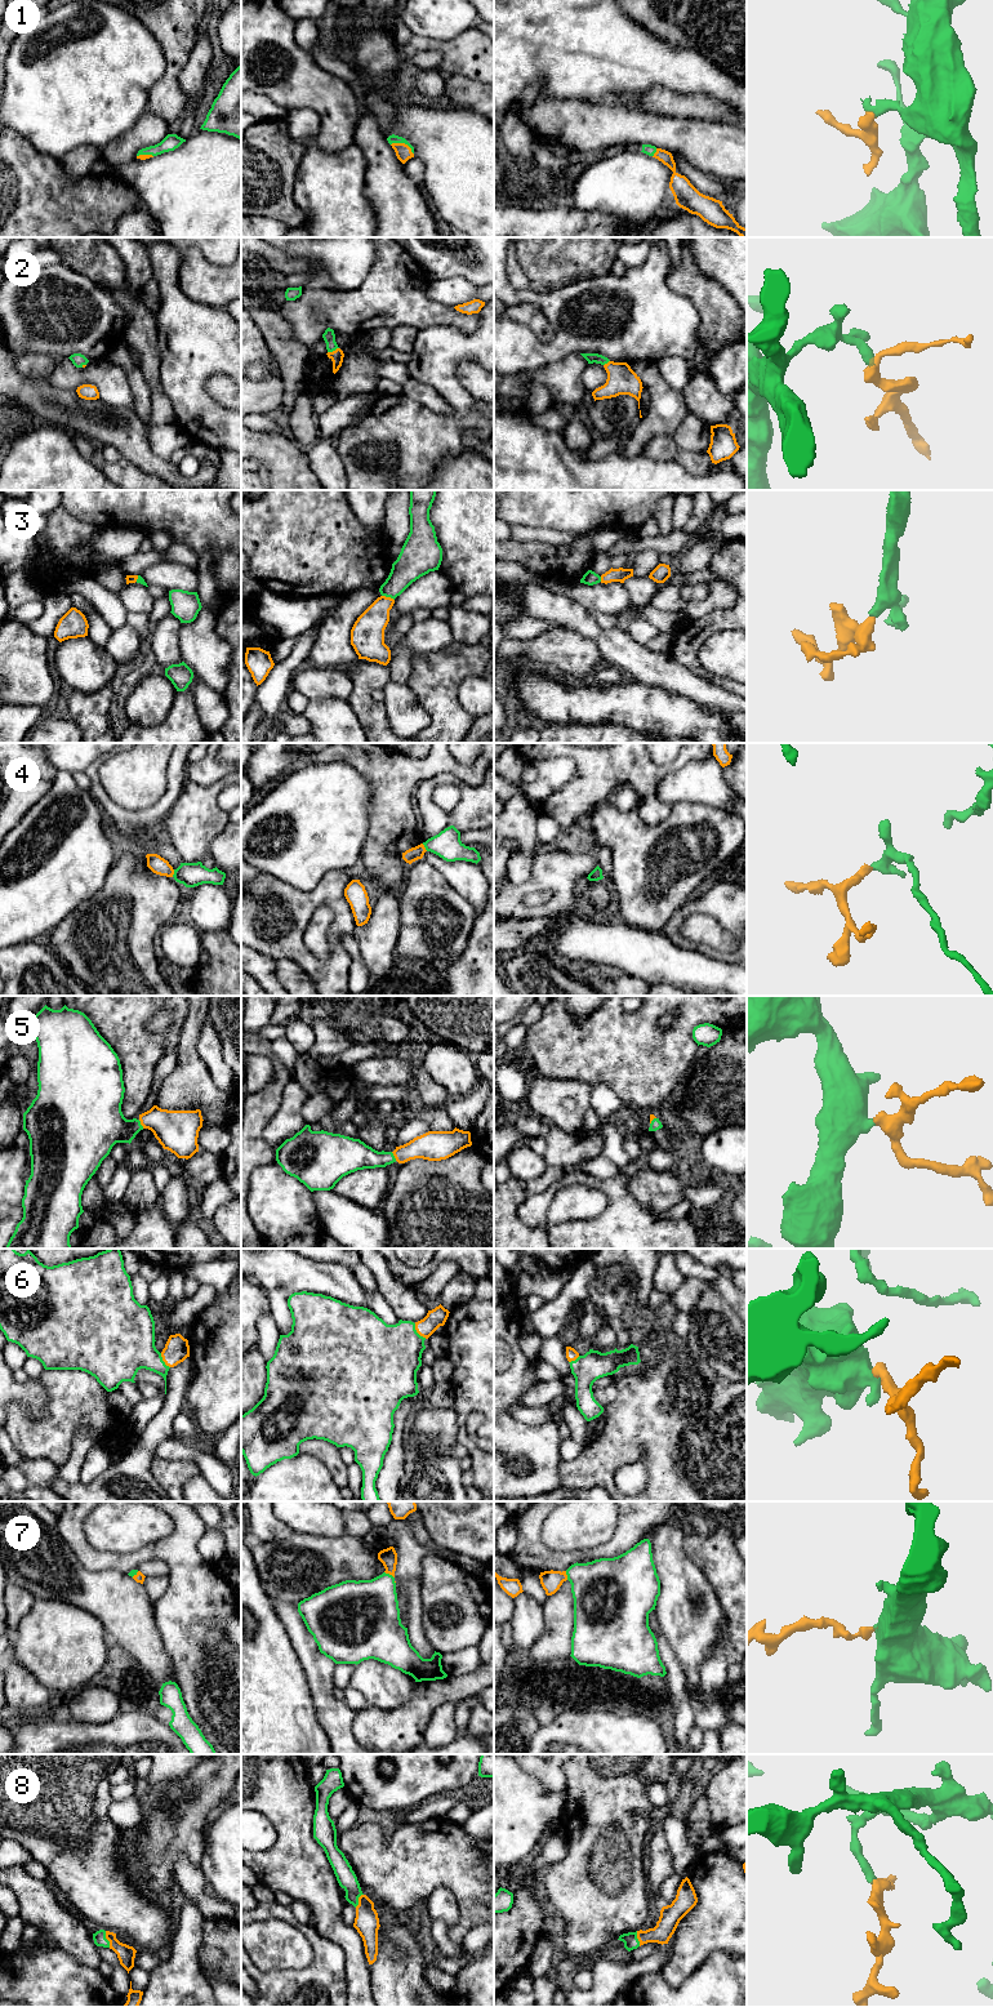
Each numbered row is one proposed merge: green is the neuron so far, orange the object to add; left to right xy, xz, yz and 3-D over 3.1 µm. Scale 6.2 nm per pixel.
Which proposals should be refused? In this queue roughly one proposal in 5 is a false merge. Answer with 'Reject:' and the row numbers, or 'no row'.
Reject: no row

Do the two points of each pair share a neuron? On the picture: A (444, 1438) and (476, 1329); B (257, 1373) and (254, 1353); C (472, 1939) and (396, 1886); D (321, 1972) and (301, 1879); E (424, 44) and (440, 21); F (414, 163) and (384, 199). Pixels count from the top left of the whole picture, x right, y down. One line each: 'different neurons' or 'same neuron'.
A: different neurons
B: same neuron
C: different neurons
D: different neurons
E: different neurons
F: different neurons

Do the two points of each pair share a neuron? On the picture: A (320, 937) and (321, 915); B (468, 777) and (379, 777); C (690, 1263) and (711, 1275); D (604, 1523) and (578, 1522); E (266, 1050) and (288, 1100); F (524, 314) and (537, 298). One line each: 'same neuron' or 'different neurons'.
A: same neuron
B: same neuron
C: same neuron
D: same neuron
E: different neurons
F: different neurons

